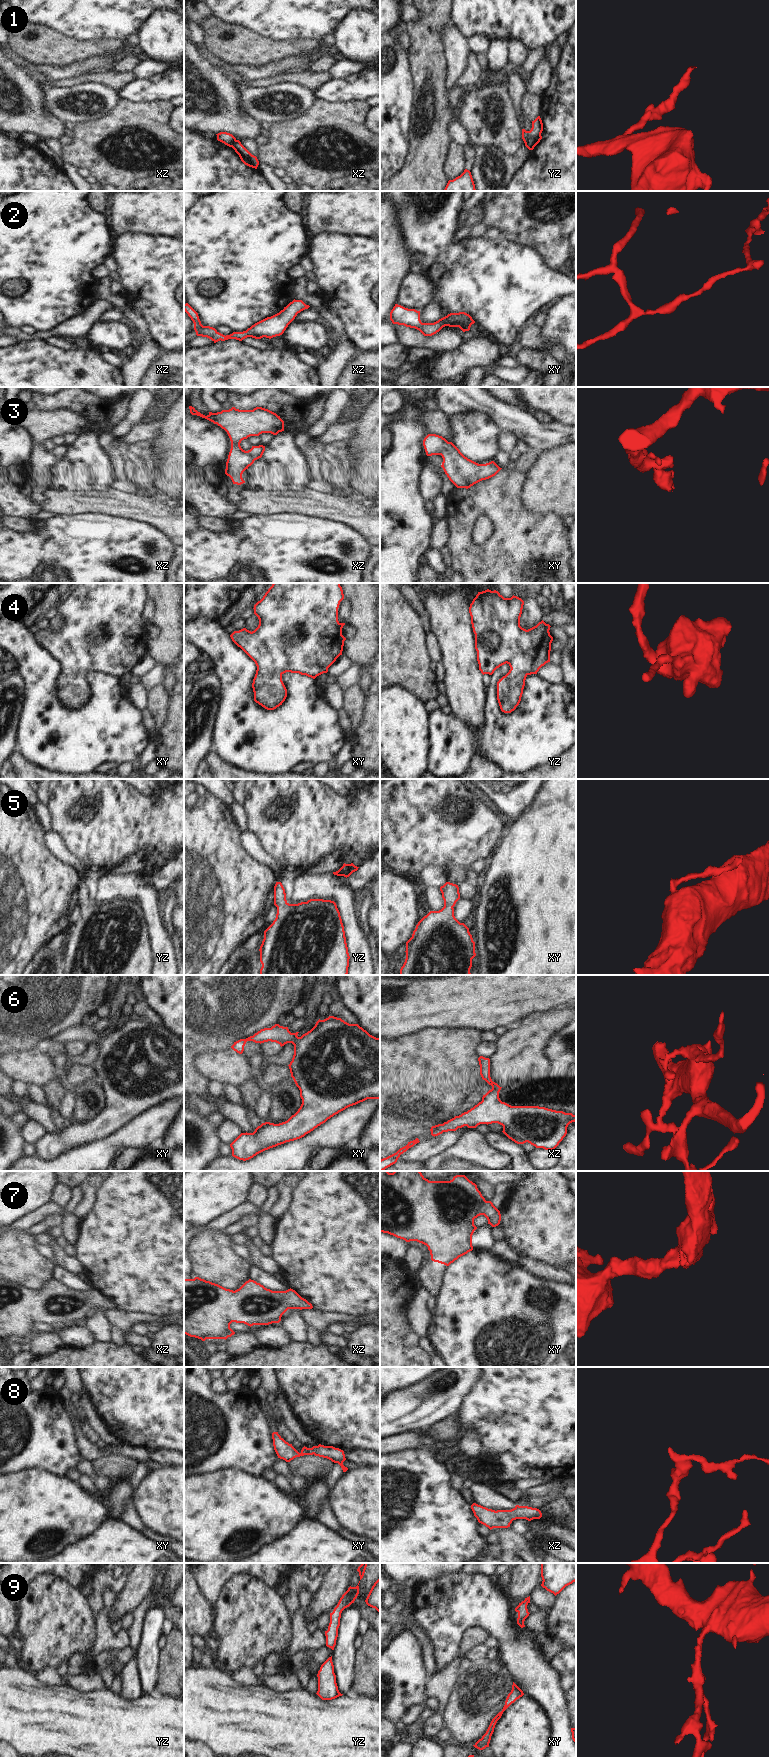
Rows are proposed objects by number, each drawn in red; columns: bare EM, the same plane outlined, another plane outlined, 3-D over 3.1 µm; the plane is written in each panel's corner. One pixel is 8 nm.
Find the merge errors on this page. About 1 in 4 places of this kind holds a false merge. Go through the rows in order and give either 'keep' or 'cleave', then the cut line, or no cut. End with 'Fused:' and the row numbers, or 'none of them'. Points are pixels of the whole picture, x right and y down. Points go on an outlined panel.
1: cleave | yz (540, 134), (529, 137), (524, 142)
2: keep | no cut
3: keep | no cut
4: keep | no cut
5: keep | no cut
6: keep | no cut
7: keep | no cut
8: keep | no cut
9: keep | no cut
Fused: 1

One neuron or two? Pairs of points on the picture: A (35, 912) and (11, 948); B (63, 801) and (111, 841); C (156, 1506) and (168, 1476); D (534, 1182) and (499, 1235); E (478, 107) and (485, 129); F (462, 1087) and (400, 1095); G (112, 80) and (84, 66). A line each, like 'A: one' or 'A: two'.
A: one
B: one
C: one
D: two
E: one
F: one
G: two

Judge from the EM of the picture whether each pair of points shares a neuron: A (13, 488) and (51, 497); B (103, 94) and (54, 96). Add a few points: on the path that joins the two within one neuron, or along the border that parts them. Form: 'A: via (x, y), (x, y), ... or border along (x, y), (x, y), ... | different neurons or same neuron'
A: border along (36, 503), (42, 510) | different neurons
B: via (91, 91), (82, 90), (66, 94) | same neuron

